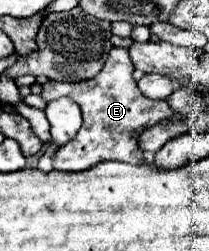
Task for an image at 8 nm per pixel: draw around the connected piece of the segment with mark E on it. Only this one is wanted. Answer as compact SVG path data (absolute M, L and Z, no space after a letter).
M112 47L104 69L94 79L78 83L48 81L42 85L40 97L44 101L70 97L82 109L84 123L80 131L72 141L54 153L54 169L58 171L84 171L104 159L140 165L144 161L144 153L138 149L138 135L142 129L148 129L150 125L174 115L164 99L148 99L142 95L134 79L134 65L128 57L128 51L120 47Z

